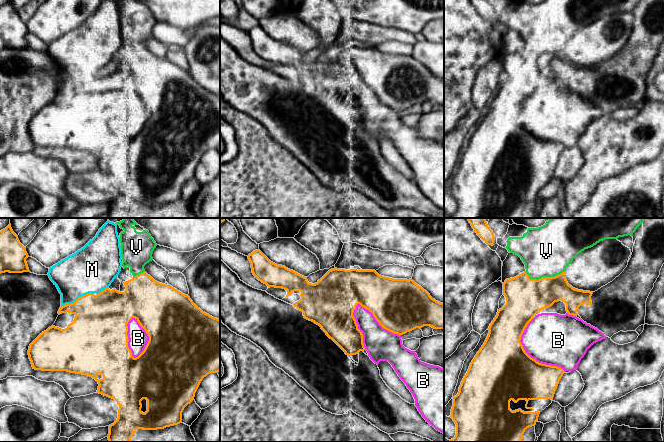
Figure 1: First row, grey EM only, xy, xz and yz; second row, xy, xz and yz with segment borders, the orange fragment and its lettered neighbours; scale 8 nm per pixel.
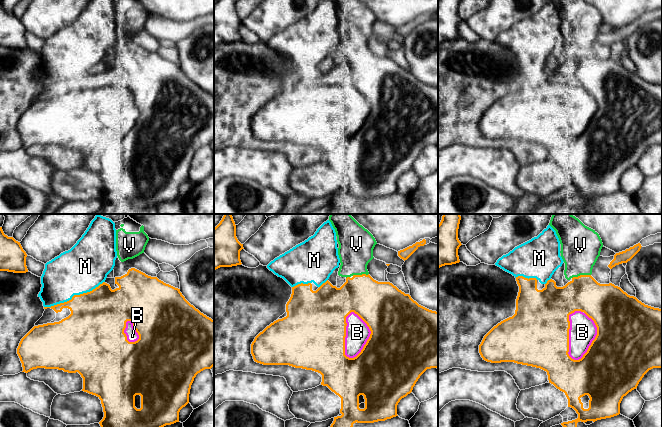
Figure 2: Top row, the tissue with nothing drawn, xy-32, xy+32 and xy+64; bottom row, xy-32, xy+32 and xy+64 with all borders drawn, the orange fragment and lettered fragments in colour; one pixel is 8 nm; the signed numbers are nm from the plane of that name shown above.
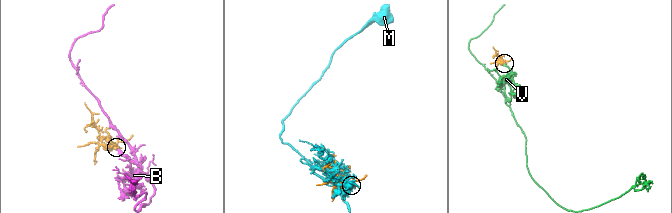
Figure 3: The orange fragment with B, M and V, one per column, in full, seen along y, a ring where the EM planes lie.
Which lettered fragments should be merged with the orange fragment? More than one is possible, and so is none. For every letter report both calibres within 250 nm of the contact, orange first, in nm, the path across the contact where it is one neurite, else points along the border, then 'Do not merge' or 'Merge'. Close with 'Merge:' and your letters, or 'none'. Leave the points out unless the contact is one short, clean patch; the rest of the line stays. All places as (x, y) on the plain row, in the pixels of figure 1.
B: Thickness 500 nm (orange) against 160 nm. Merge
M: Thickness 420 nm (orange) against 360 nm. Do not merge
V: Thickness 320 nm (orange) against 400 nm. Do not merge
Merge: B

